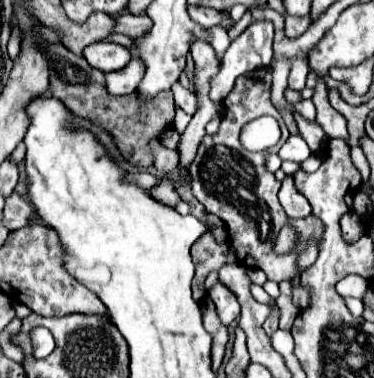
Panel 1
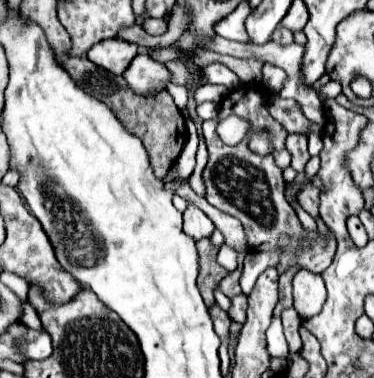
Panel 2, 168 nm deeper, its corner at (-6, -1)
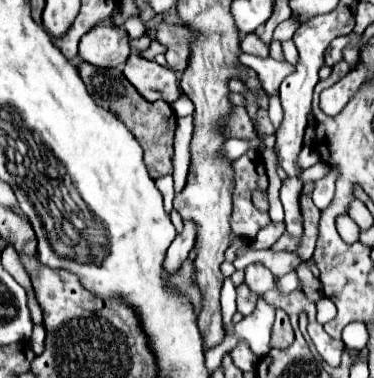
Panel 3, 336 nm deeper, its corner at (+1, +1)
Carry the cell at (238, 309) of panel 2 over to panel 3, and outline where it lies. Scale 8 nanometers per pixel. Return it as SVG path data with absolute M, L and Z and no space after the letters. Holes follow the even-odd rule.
M245 284L237 286L237 312L241 312L243 316L251 314L255 310L257 300L259 300L259 296L253 294L253 290L249 290L249 286L245 286Z

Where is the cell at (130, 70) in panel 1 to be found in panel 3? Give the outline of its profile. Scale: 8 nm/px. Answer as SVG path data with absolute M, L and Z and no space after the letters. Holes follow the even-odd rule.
M137 52L127 58L123 74L149 102L165 100L171 104L179 96L175 72L171 68L159 66L157 62L141 58Z

